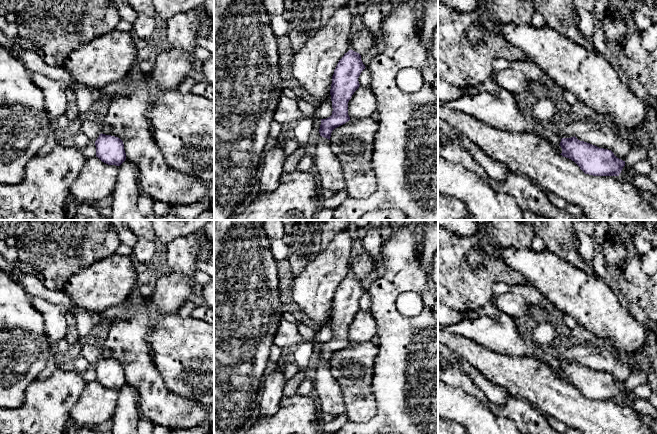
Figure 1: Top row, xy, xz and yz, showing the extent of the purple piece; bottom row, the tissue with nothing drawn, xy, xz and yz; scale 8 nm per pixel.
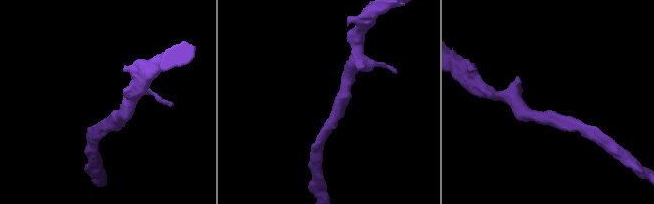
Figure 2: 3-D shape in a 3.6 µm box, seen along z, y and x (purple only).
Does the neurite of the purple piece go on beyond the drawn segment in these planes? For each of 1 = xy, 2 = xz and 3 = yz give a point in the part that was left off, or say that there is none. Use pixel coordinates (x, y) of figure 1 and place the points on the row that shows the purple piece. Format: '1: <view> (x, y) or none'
1: none
2: none
3: none

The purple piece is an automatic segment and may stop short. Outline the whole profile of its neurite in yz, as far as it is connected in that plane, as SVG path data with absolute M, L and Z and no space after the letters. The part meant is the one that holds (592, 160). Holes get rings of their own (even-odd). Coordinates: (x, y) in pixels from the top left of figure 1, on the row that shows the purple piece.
M575 136L562 138L559 145L562 148L560 155L574 161L585 174L619 176L625 166L625 161L617 158L611 150L580 141Z

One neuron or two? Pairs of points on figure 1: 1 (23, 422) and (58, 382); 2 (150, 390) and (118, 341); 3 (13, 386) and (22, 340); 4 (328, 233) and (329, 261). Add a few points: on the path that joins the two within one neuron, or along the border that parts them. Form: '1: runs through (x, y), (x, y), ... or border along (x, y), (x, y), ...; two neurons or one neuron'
1: runs through (34, 414), (55, 393); one neuron
2: runs through (144, 378), (139, 371), (137, 360), (130, 353); one neuron
3: runs through (13, 375), (15, 351); one neuron
4: border along (342, 230), (335, 235), (325, 248), (320, 250); two neurons

